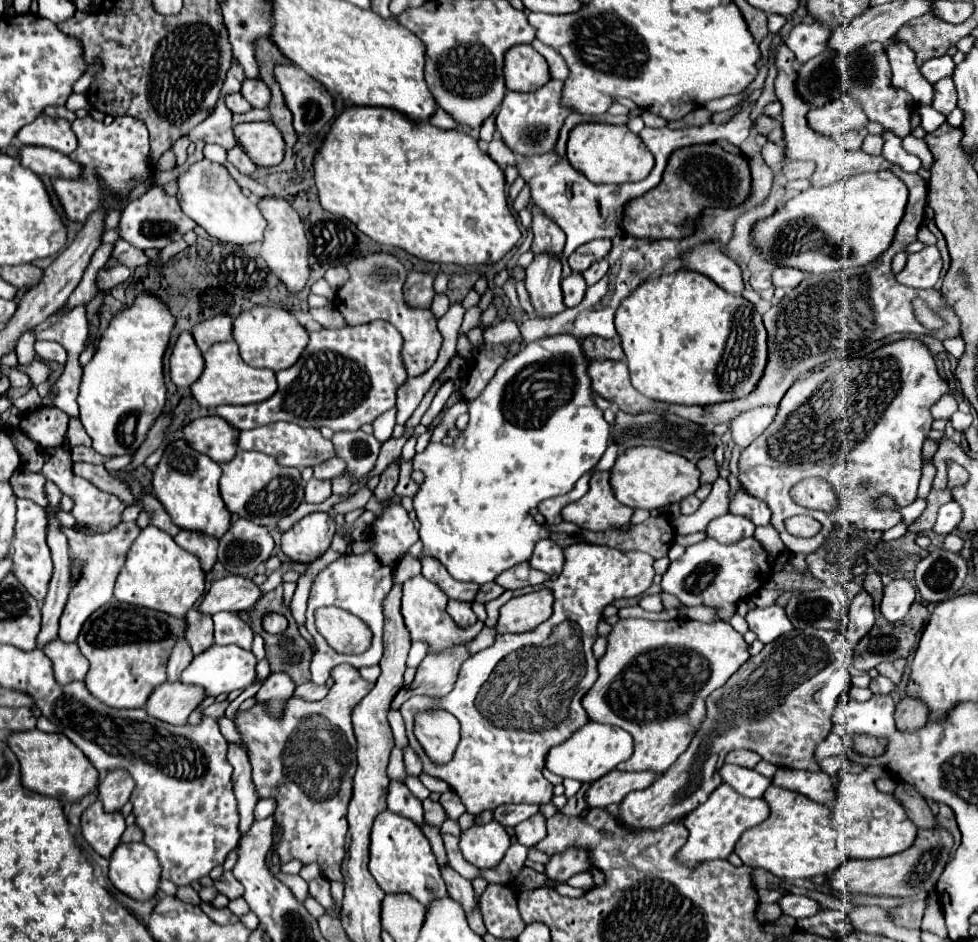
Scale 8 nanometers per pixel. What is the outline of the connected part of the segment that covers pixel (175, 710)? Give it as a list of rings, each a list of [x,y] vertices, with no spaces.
[[[163,682],[159,688],[155,688],[155,692],[151,692],[143,708],[163,722],[183,726],[187,724],[189,714],[203,698],[205,694],[199,686],[181,682]]]

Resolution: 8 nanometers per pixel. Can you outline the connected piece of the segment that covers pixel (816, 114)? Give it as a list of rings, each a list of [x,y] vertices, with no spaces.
[[[841,96],[823,108],[809,110],[807,122],[811,128],[815,128],[815,132],[831,136],[835,140],[841,138],[847,130],[859,130],[869,124],[867,116],[863,116],[857,102],[853,102],[849,96]]]

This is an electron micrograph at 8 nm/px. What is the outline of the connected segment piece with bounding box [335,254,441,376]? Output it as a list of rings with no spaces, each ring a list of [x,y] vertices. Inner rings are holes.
[[[371,254],[367,258],[357,258],[347,264],[351,278],[337,290],[335,308],[343,316],[349,326],[357,322],[373,322],[387,320],[395,324],[395,328],[403,336],[403,366],[407,368],[407,376],[421,376],[431,368],[441,348],[441,334],[437,330],[437,320],[431,316],[431,310],[413,310],[403,302],[403,282],[407,278],[401,262],[391,254]]]

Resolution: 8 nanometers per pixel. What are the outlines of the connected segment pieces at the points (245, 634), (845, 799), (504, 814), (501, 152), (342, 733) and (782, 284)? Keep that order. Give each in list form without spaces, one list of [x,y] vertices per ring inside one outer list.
[[[217,612],[215,622],[215,642],[233,642],[243,650],[251,650],[253,632],[235,612]]]
[[[869,766],[859,774],[851,774],[847,770],[839,770],[839,786],[837,786],[837,804],[833,808],[835,816],[843,822],[843,846],[849,858],[885,858],[897,852],[907,850],[915,836],[917,826],[907,818],[903,806],[891,794],[883,794],[875,788],[875,778],[885,774],[881,766]]]
[[[505,804],[505,806],[499,806],[493,814],[495,814],[495,820],[507,828],[507,826],[517,826],[519,822],[527,820],[529,816],[533,816],[535,812],[539,812],[539,806],[535,806],[535,804],[533,806]]]
[[[499,134],[489,142],[487,154],[499,164],[499,166],[507,166],[507,164],[517,164],[515,154],[503,144],[503,140],[499,140]]]
[[[339,664],[331,670],[331,678],[335,684],[331,686],[329,694],[321,702],[307,702],[299,696],[291,696],[285,706],[283,720],[273,720],[261,704],[255,704],[249,712],[239,714],[235,718],[235,726],[241,732],[249,760],[253,766],[253,782],[257,788],[259,798],[275,798],[277,810],[273,814],[275,822],[283,826],[283,838],[277,846],[281,862],[289,862],[293,858],[301,860],[303,864],[319,862],[325,868],[327,880],[343,880],[341,876],[341,862],[345,858],[345,842],[347,842],[347,804],[351,800],[351,784],[353,774],[357,768],[355,758],[355,736],[353,726],[349,722],[353,706],[371,690],[371,684],[365,682],[359,672],[347,664]]]
[[[775,268],[773,270],[773,286],[775,288],[795,288],[803,280],[803,272],[793,268]]]

